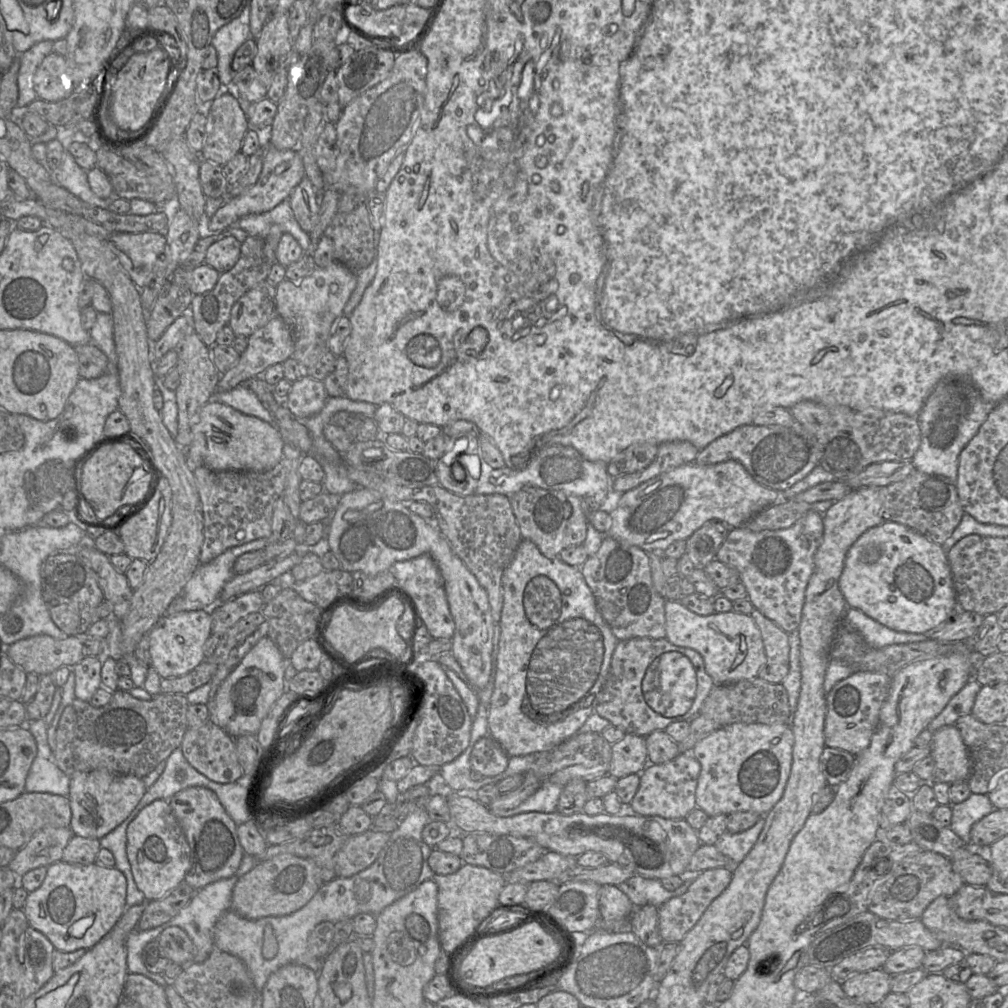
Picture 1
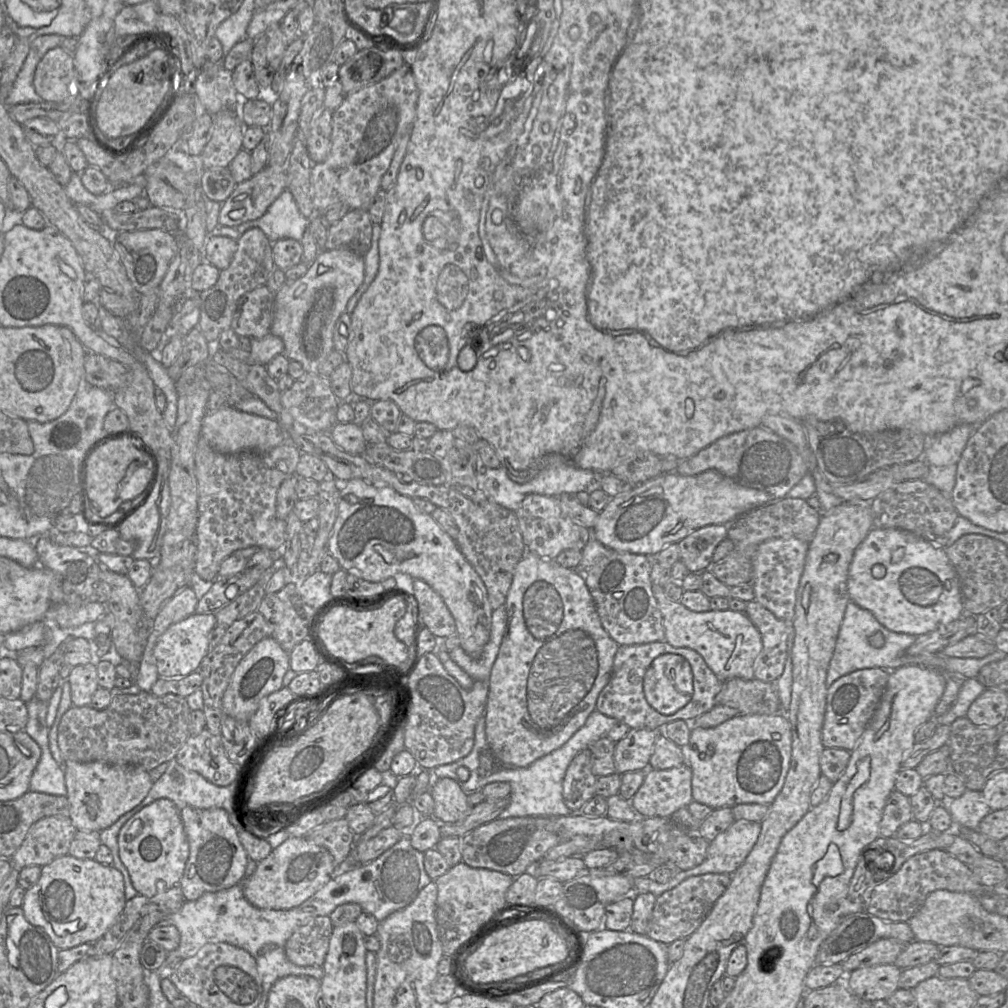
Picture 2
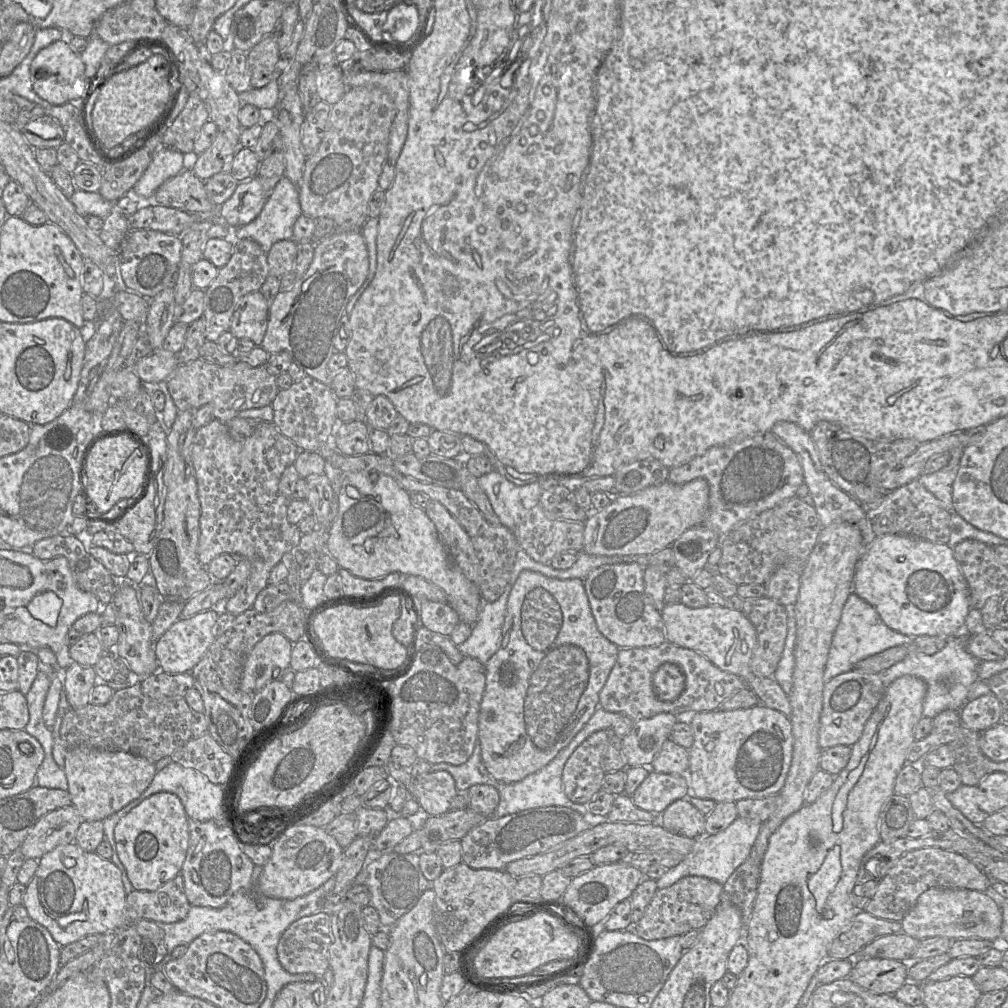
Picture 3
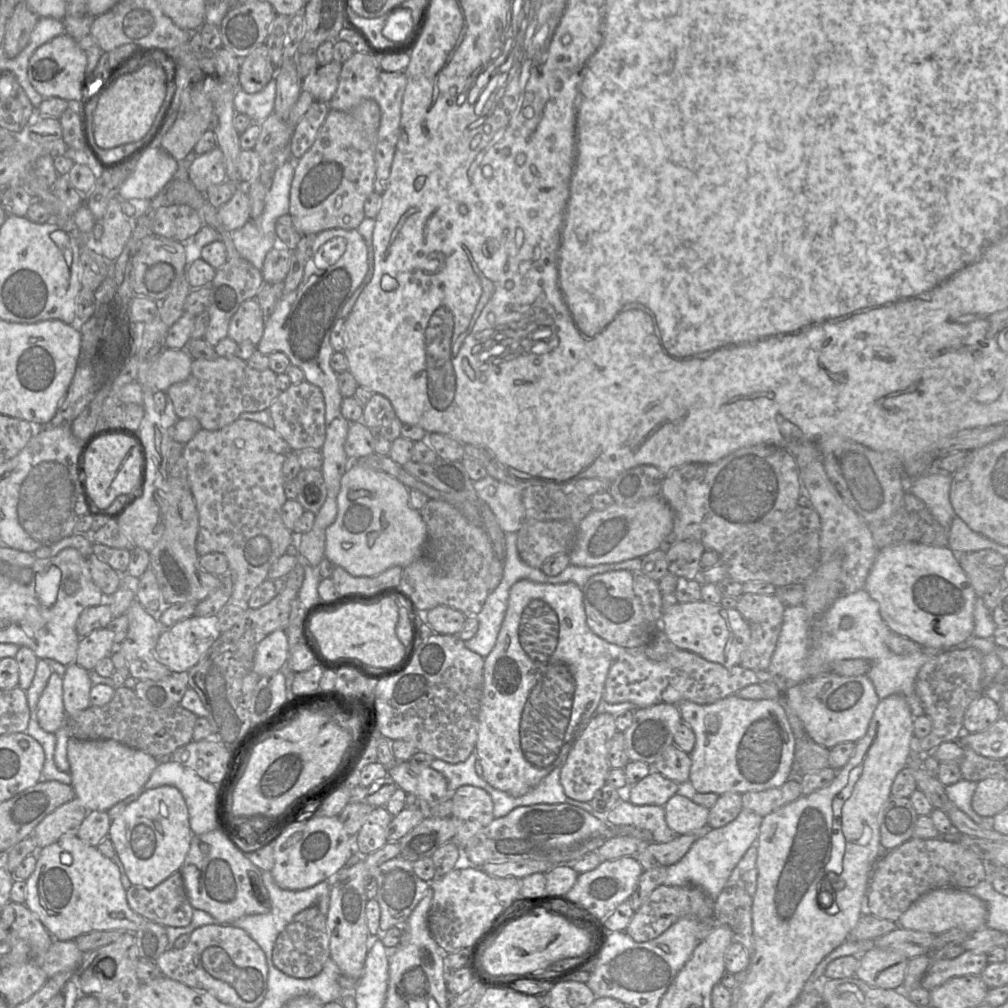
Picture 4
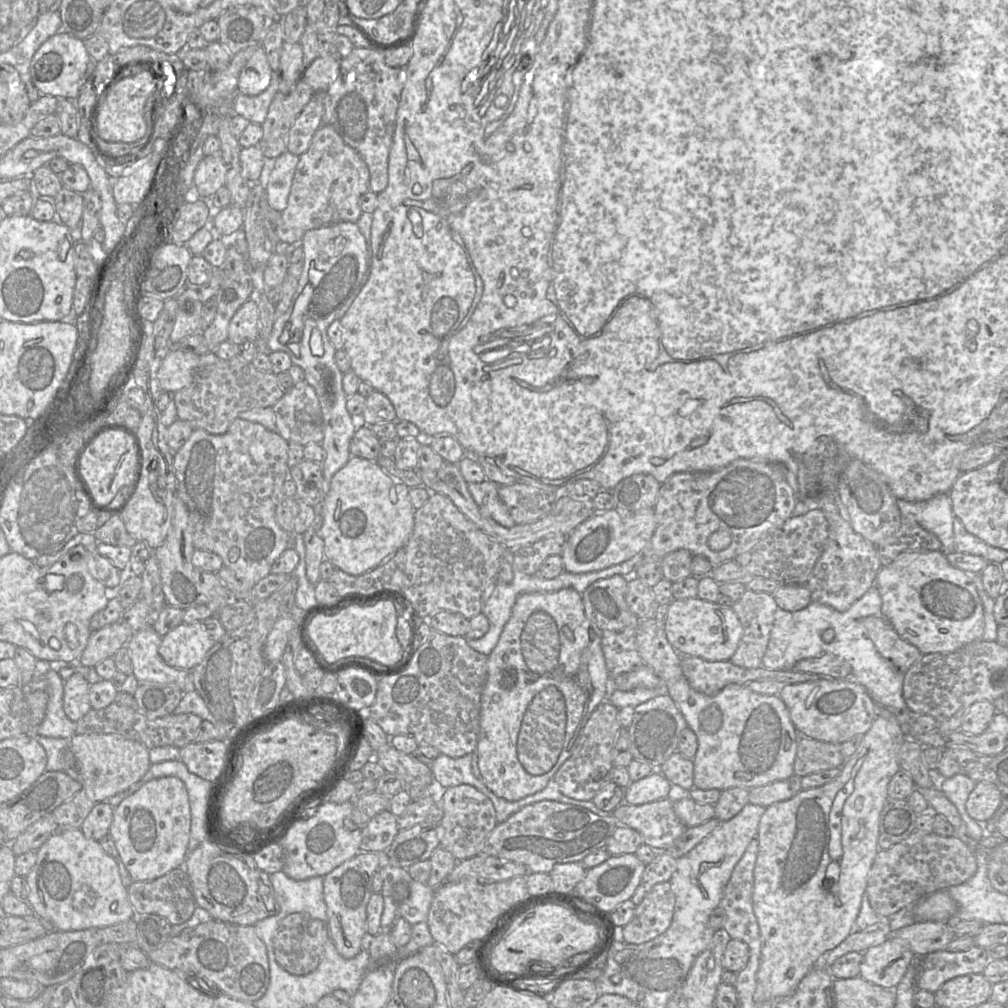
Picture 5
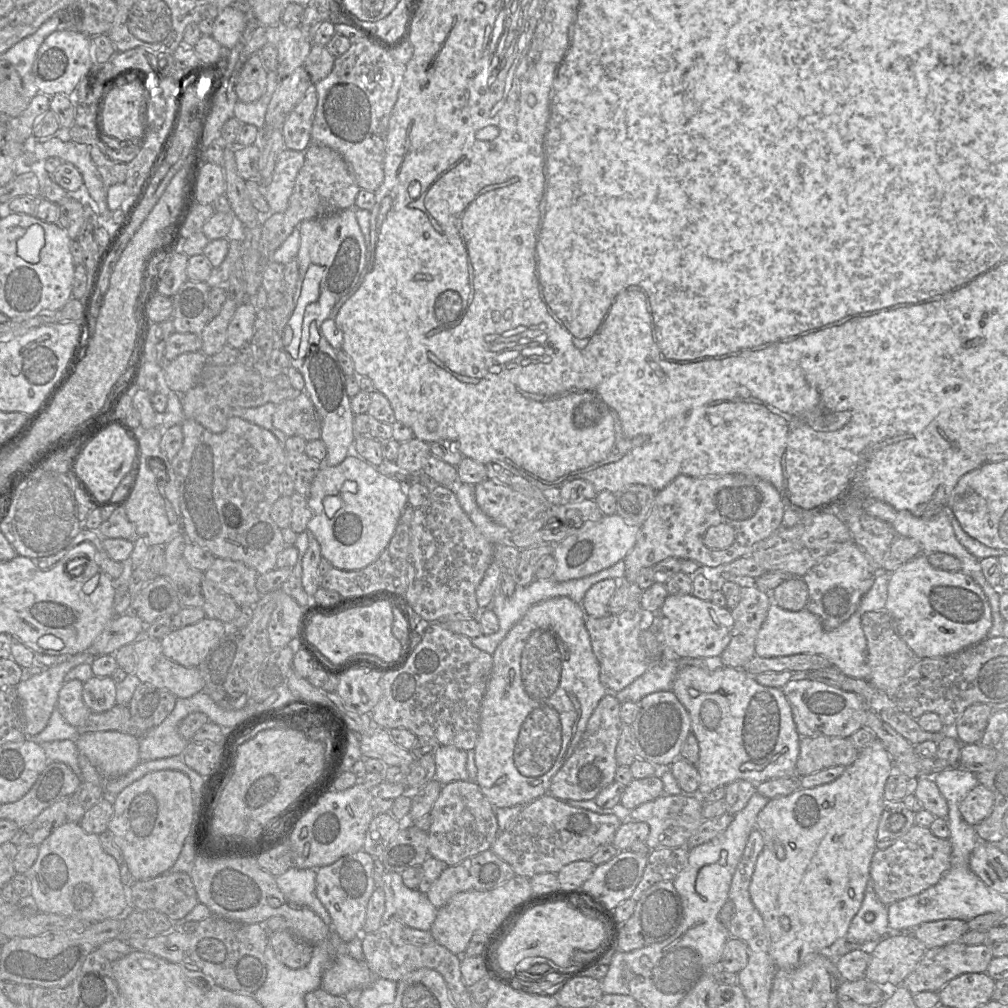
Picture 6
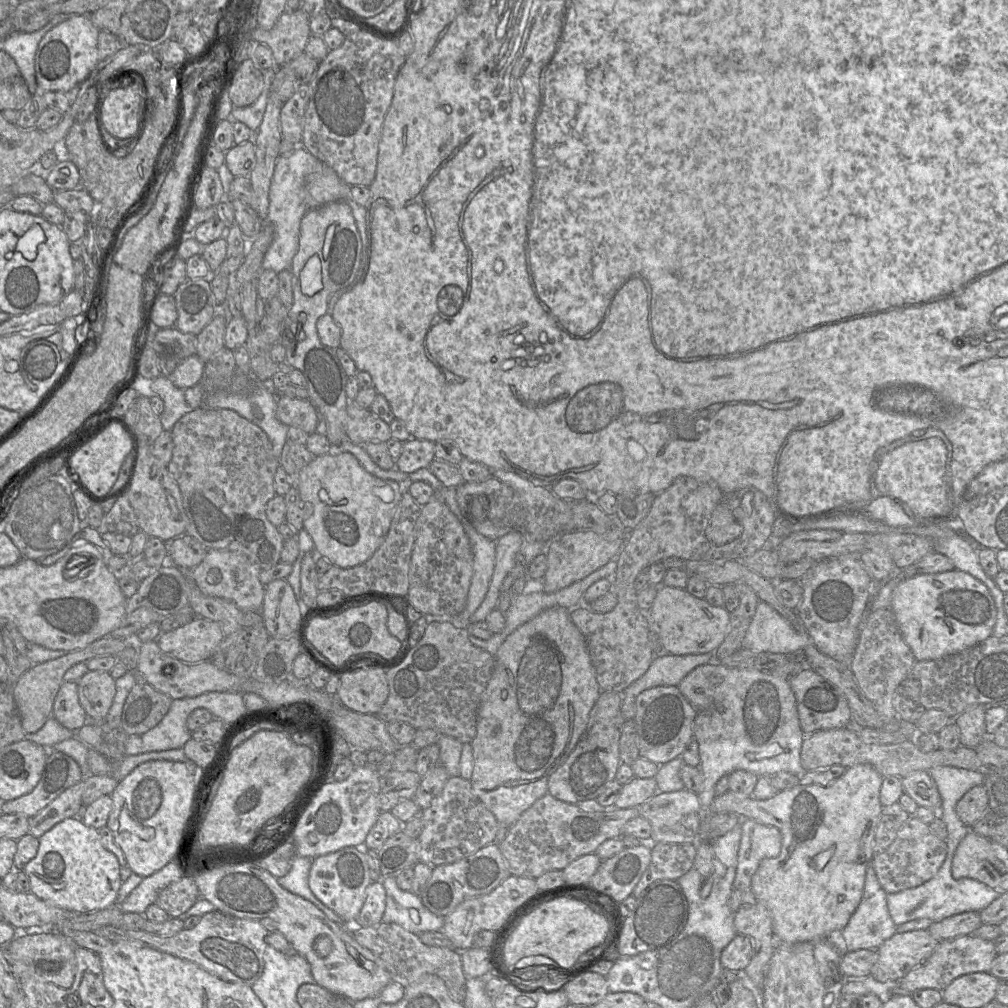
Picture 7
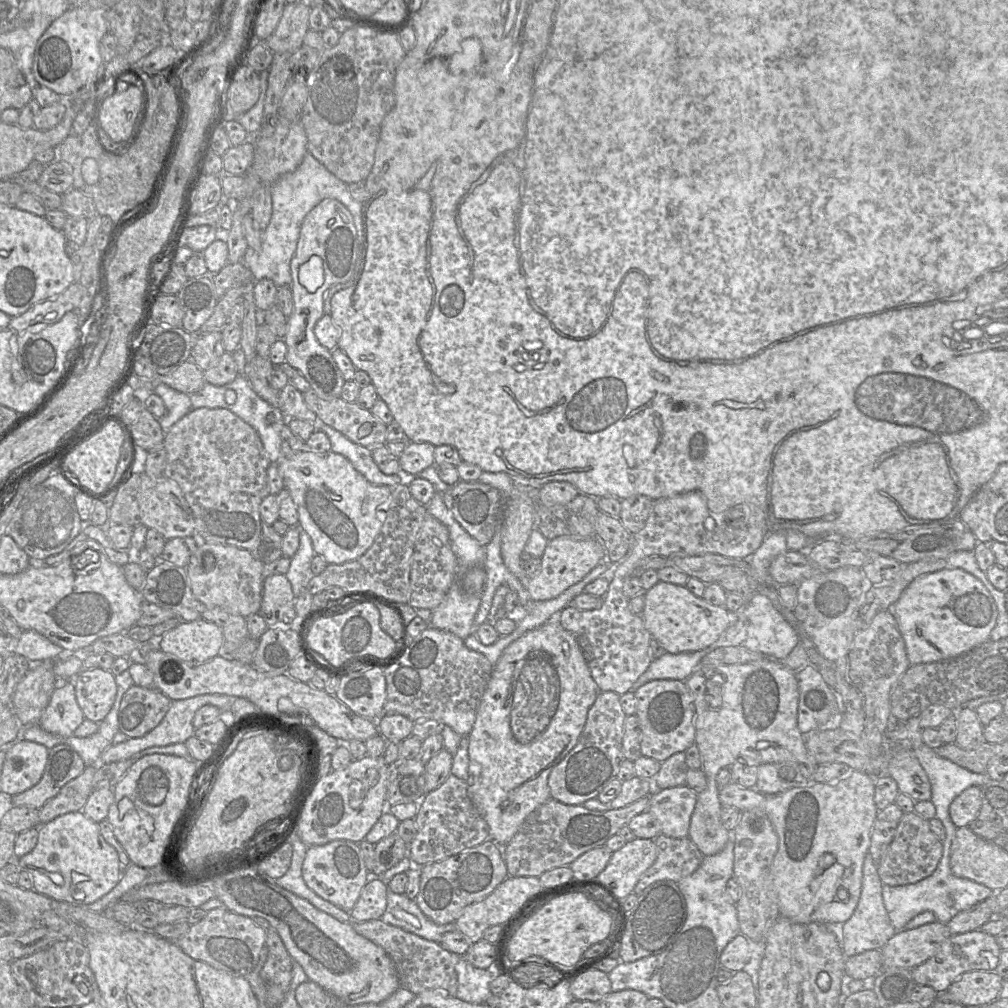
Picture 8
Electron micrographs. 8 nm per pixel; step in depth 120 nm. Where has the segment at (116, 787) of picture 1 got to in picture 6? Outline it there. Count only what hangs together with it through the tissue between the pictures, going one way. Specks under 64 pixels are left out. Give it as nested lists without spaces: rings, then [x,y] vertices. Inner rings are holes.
[[[99,731],[80,734],[74,741],[79,753],[85,755],[105,777],[120,777],[141,762],[139,756],[140,739],[129,734],[118,731]]]

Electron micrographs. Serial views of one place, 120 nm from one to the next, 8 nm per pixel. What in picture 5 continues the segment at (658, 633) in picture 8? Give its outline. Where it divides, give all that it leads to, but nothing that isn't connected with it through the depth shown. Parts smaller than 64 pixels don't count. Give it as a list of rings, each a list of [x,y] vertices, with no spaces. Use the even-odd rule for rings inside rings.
[[[700,598],[673,599],[664,630],[667,640],[681,656],[700,657],[707,661],[730,660],[743,634],[737,614],[731,607]]]

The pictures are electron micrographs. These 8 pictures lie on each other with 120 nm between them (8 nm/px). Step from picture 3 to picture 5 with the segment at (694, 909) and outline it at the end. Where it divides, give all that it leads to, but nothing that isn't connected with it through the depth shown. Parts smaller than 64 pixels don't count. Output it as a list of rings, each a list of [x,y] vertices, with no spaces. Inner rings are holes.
[[[669,881],[655,884],[635,907],[632,919],[621,928],[625,943],[640,945],[662,933],[671,925],[675,895]]]

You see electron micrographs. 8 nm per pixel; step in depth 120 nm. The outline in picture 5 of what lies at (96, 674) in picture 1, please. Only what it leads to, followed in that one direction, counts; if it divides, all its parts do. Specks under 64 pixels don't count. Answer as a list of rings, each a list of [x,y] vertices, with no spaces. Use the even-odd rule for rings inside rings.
[[[80,673],[64,681],[63,709],[67,717],[77,722],[90,711],[90,684]]]

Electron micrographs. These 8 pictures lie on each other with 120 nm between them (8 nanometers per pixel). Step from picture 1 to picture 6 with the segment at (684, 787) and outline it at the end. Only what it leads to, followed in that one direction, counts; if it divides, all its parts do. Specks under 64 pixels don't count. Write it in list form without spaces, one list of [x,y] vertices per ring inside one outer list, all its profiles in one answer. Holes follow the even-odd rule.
[[[659,772],[656,775],[643,779],[633,778],[625,786],[619,804],[624,810],[630,812],[646,802],[655,800],[663,793],[663,782],[659,776]]]

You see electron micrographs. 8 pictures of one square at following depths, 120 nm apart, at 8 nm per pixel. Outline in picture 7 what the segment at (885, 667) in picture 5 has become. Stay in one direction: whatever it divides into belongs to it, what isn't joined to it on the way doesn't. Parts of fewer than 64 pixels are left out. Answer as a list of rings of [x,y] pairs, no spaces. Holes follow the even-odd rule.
[[[761,601],[743,639],[743,648],[753,652],[803,654],[811,637],[799,633],[772,606]]]

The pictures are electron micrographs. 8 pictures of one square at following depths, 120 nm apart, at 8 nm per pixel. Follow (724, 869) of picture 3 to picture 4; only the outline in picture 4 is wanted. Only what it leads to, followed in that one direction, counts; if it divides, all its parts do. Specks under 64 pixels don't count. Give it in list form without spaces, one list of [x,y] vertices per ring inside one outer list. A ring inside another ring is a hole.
[[[743,808],[738,817],[726,826],[706,829],[681,860],[667,867],[667,876],[663,884],[698,886],[715,901],[740,859],[752,845],[756,845],[762,819],[760,815]]]

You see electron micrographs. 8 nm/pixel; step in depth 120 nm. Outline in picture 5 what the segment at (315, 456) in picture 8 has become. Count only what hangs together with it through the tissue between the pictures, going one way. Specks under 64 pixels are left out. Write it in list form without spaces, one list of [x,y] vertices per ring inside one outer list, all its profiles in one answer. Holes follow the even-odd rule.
[[[351,456],[332,477],[318,508],[324,558],[350,575],[361,575],[384,563],[407,544],[414,527],[410,488],[384,471],[376,461]]]

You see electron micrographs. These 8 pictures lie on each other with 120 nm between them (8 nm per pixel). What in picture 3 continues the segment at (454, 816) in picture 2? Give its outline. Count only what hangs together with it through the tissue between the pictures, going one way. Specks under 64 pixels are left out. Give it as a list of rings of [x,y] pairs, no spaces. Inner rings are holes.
[[[446,771],[429,772],[412,777],[412,797],[432,816],[451,810],[451,801],[457,793],[455,780]]]

